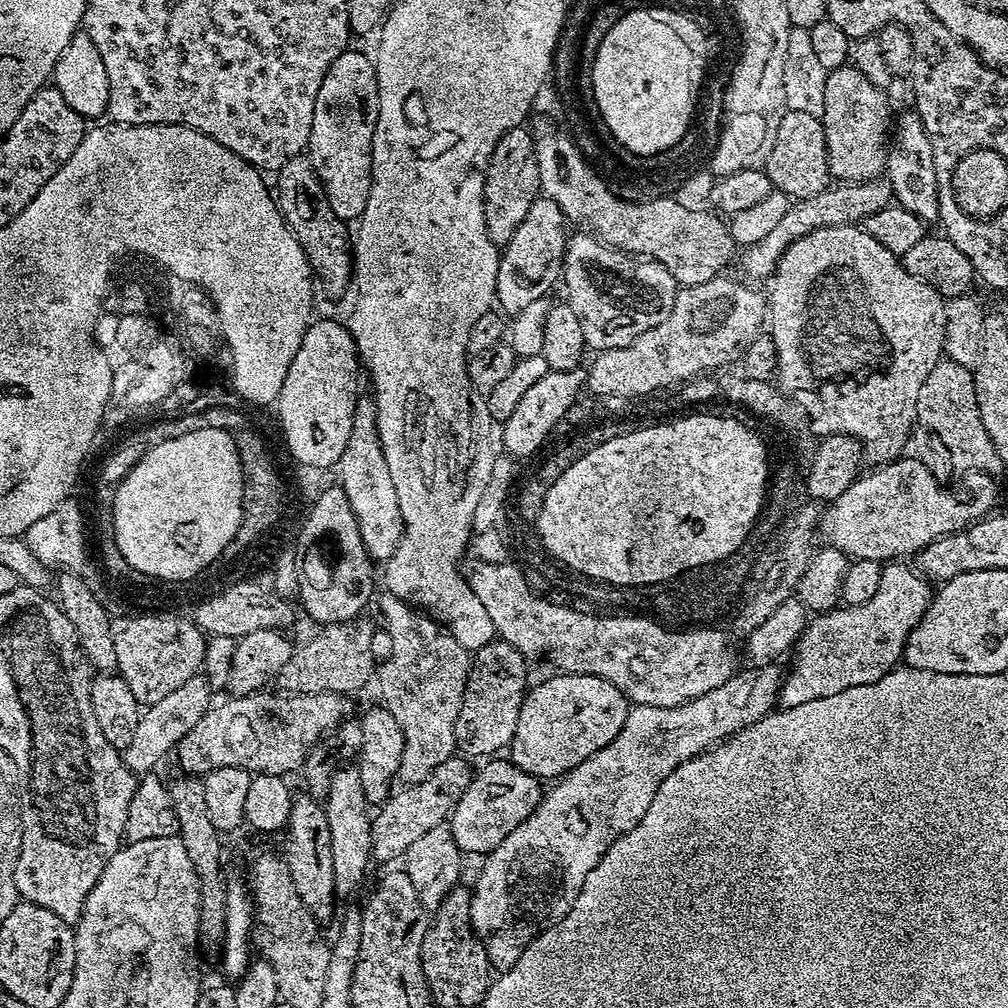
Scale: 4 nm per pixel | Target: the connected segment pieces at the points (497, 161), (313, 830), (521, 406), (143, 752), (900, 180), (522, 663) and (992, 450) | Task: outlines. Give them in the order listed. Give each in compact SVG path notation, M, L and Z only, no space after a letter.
M521 126L507 132L494 146L490 166L484 173L484 213L486 230L497 246L503 246L514 238L514 232L522 223L522 218L530 211L536 197L541 195L536 141L527 127Z
M307 794L293 795L290 806L290 818L284 840L284 852L282 859L288 863L288 868L294 878L294 890L298 890L298 898L302 898L302 906L310 910L310 914L317 922L325 922L336 912L338 897L334 890L334 861L332 861L330 851L330 822L326 822L326 814L321 801L314 799Z
M577 370L575 372L553 372L548 371L546 378L542 378L542 382L538 382L532 387L522 402L518 404L517 409L510 418L502 422L504 428L504 444L502 440L502 448L507 455L513 458L521 458L520 456L532 456L544 443L548 440L548 435L553 431L554 433L559 429L560 423L564 418L570 406L574 406L577 400L582 396L586 388L586 376L583 371Z
M197 674L187 679L182 686L178 686L171 694L166 694L161 702L149 705L140 716L138 726L135 727L134 736L130 746L123 749L124 764L135 775L151 773L176 745L198 724L212 706L210 701L212 689L203 675Z
M915 110L902 113L900 121L898 120L899 116L894 124L894 139L888 149L888 167L886 169L886 179L892 185L895 203L899 207L910 210L910 214L918 214L925 222L939 221L942 204L936 201L938 181L934 166L934 150L930 146L930 138Z
M499 638L491 640L472 656L472 669L468 671L462 710L458 710L458 722L454 726L457 749L465 757L492 758L511 745L514 730L518 730L518 716L524 705L524 695L530 687L528 664L529 661L519 650Z
M942 358L930 370L930 378L922 384L922 394L918 394L916 415L921 421L932 424L942 447L960 468L981 468L984 474L1001 471L1000 454L986 426L982 426L982 414L978 406L976 377L973 369L958 366L958 362Z

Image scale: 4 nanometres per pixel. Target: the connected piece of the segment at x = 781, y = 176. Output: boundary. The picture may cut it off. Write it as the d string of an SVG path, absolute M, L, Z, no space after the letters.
M799 110L789 111L782 118L782 126L778 126L778 142L774 142L774 150L770 150L770 158L764 164L763 171L768 173L773 189L785 192L793 201L805 200L826 191L830 187L830 173L823 119L814 114L804 114Z

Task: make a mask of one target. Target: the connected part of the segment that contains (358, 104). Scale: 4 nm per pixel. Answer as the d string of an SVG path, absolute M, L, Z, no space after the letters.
M345 50L326 70L322 87L314 101L314 123L310 126L310 138L306 155L312 161L312 169L326 190L330 210L345 222L359 221L366 210L366 198L370 198L372 185L372 147L374 130L378 126L378 78L373 57L364 52Z

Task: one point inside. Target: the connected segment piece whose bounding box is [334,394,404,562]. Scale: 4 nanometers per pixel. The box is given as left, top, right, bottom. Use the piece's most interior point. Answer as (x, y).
(364, 477)

